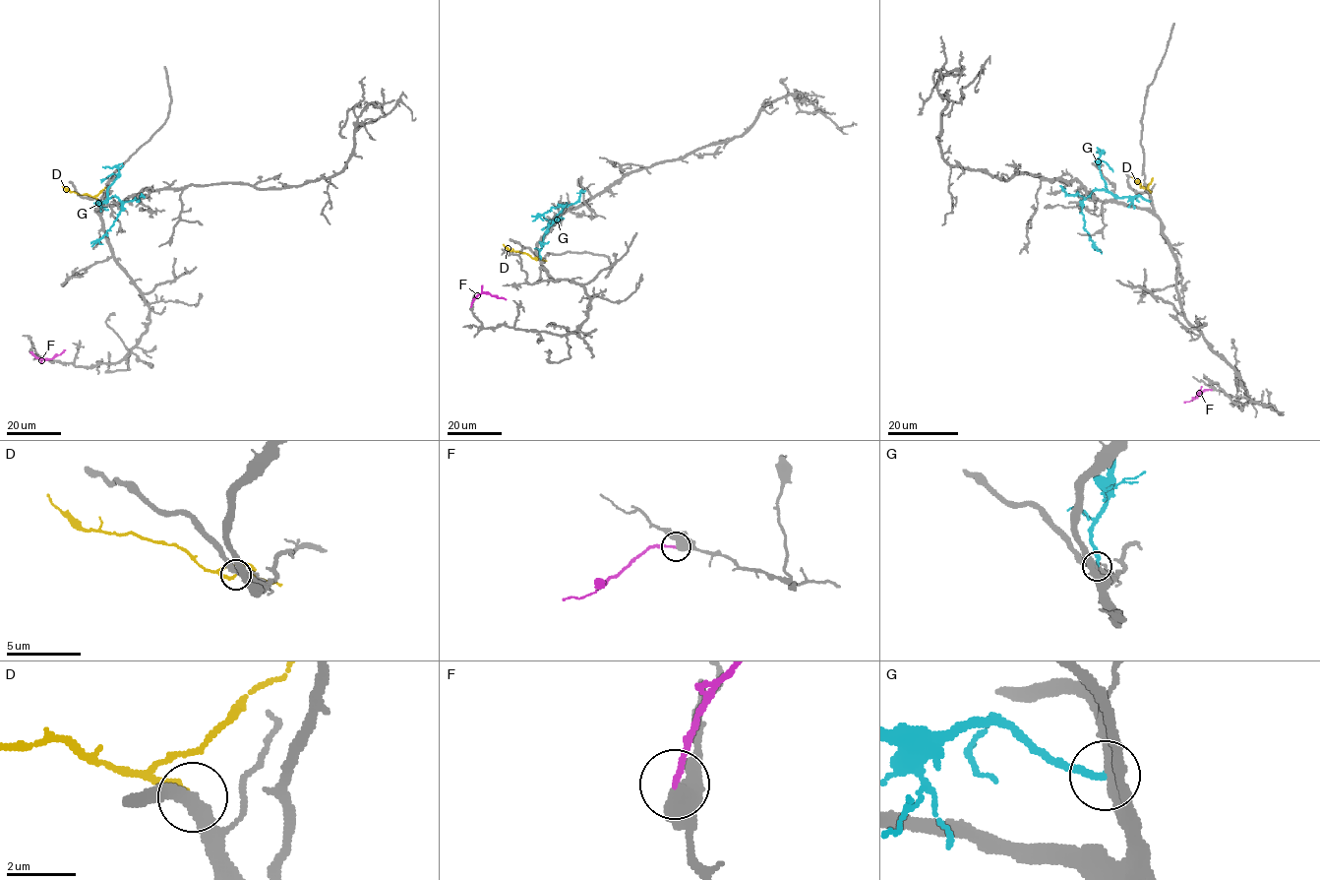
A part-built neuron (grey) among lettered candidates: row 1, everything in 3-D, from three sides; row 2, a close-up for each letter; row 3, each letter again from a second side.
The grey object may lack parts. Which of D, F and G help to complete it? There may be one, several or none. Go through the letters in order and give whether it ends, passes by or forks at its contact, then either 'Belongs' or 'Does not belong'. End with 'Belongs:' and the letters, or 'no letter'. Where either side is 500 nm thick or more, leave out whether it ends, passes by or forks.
D: It ends there. Belongs
F: It ends there. Does not belong
G: It ends there. Does not belong
Belongs: D

